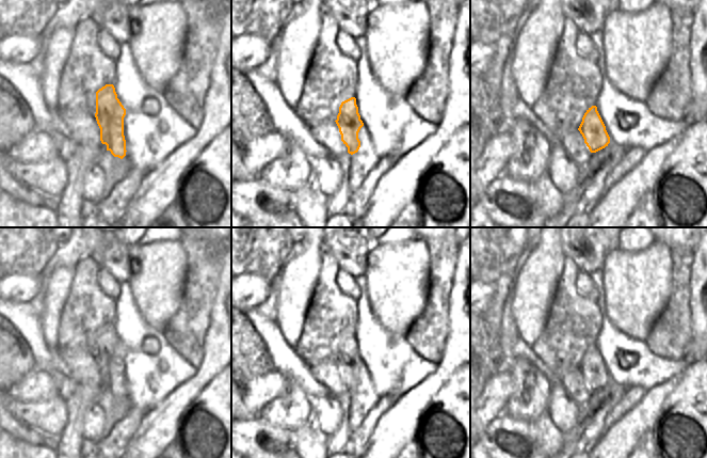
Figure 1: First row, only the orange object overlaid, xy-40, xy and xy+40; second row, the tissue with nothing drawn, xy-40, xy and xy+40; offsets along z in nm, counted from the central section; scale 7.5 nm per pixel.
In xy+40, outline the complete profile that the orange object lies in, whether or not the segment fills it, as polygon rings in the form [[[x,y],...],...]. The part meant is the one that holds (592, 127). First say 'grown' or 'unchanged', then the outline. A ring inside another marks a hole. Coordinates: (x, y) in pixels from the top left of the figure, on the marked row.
unchanged | [[[592,106],[587,110],[578,130],[591,153],[596,153],[610,143],[610,137],[596,106]]]

